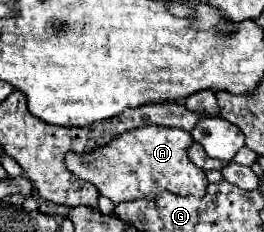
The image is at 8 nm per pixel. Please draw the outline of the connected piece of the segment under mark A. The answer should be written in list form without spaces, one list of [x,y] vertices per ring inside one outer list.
[[[142,126],[142,128],[134,128],[128,132],[122,132],[120,138],[116,136],[112,142],[108,142],[102,148],[96,148],[92,152],[68,152],[64,162],[66,168],[76,176],[82,178],[90,184],[94,184],[98,188],[98,192],[106,198],[110,198],[114,204],[124,202],[124,200],[138,200],[138,198],[150,198],[152,196],[152,188],[156,184],[162,186],[162,190],[178,194],[178,196],[204,196],[204,188],[208,186],[206,174],[204,170],[196,168],[186,154],[188,142],[192,142],[192,136],[184,130],[178,128],[160,128],[160,126]]]

